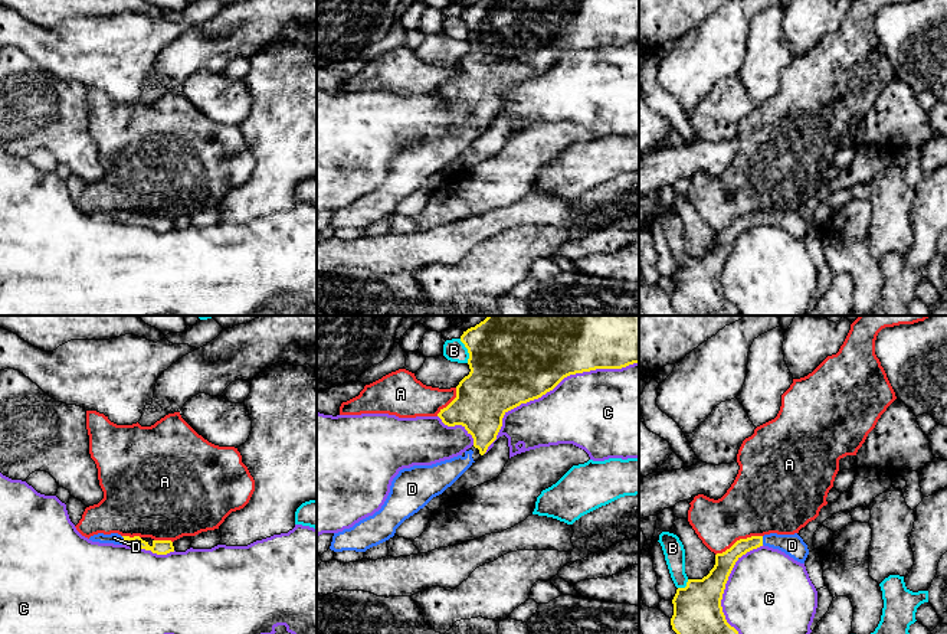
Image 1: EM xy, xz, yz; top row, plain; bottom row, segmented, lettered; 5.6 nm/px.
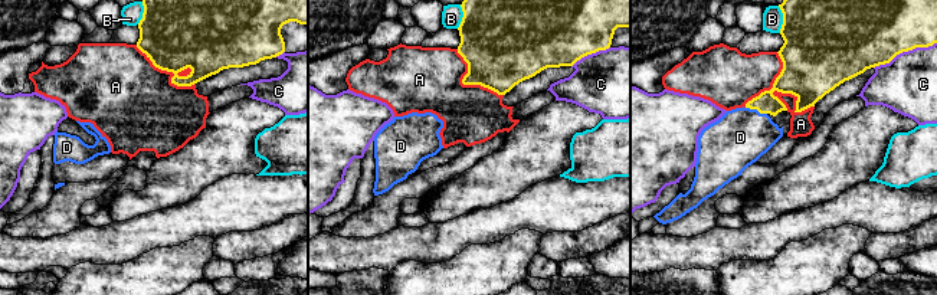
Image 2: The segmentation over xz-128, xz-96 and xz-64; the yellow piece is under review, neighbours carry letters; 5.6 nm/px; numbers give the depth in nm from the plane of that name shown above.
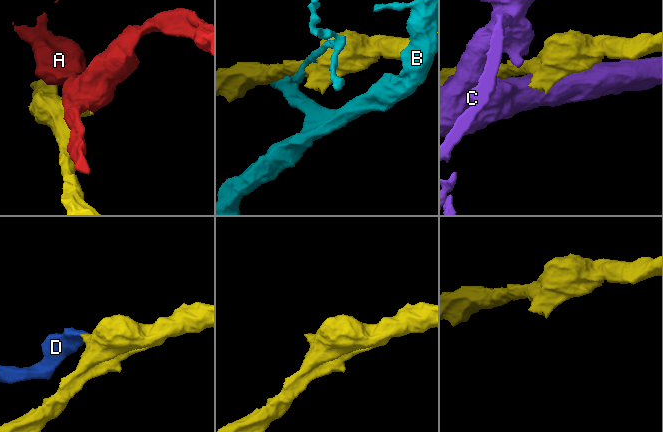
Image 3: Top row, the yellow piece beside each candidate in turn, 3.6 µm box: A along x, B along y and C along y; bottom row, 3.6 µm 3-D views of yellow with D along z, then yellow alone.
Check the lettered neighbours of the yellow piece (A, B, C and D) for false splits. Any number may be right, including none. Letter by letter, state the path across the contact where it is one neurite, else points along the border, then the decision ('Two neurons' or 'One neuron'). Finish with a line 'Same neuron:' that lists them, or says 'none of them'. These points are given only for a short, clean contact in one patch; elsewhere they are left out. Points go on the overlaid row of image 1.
A: Two neurons
B: Two neurons
C: Two neurons
D: Path across: xy (159, 546), (124, 539), (114, 538). One neuron
Same neuron: D

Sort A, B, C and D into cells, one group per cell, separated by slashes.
A / B / C / D

